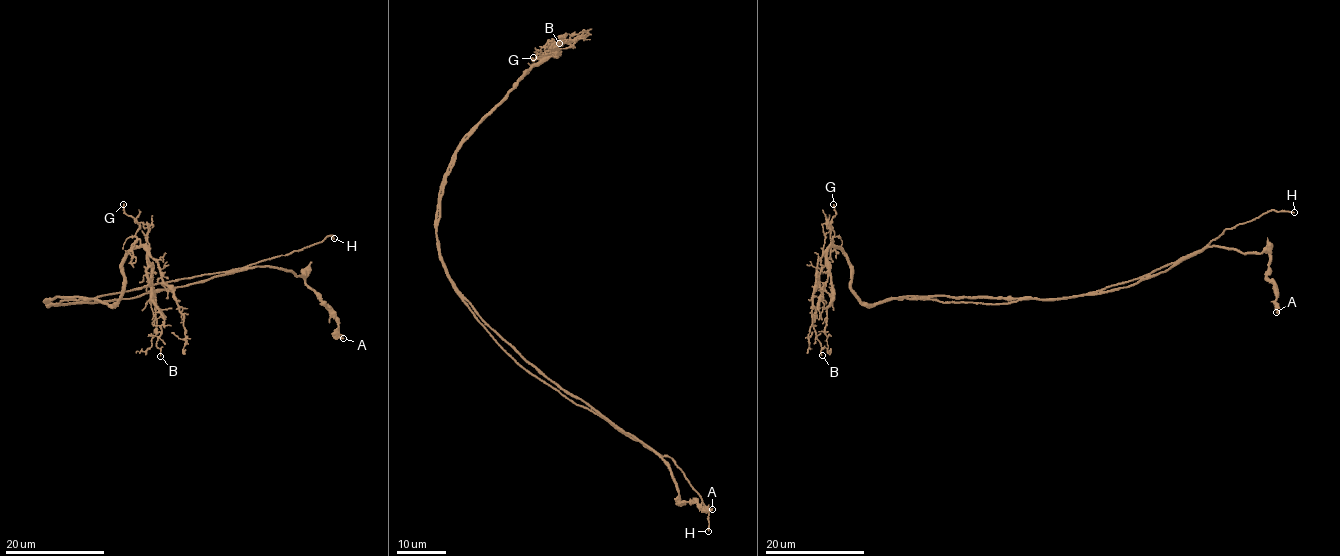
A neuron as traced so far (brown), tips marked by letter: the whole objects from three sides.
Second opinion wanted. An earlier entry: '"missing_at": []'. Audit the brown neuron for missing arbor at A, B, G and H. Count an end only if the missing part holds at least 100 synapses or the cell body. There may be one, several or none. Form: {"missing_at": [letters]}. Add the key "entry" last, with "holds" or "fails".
{"missing_at": ["H"], "entry": "fails"}

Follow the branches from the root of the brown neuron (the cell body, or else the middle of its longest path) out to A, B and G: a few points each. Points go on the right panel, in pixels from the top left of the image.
A: (1053, 299), (1128, 287), (1204, 247), (1220, 245), (1269, 255), (1267, 276), (1275, 288), (1276, 312)
B: (1053, 299), (903, 295), (865, 304), (850, 287), (848, 258), (830, 247), (827, 280), (812, 323), (822, 355)
G: (1053, 299), (903, 295), (865, 304), (850, 287), (848, 258), (832, 242), (833, 204)

